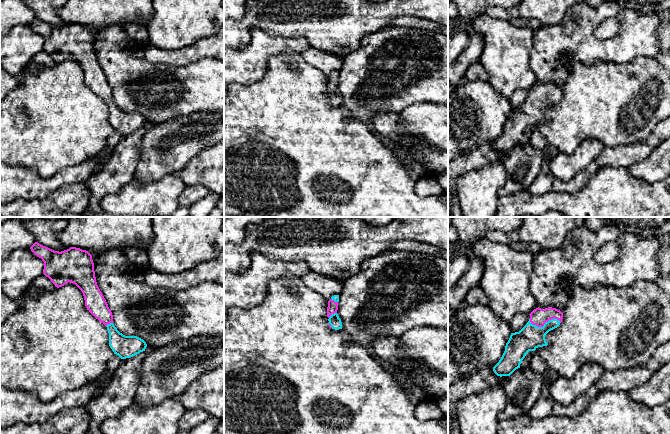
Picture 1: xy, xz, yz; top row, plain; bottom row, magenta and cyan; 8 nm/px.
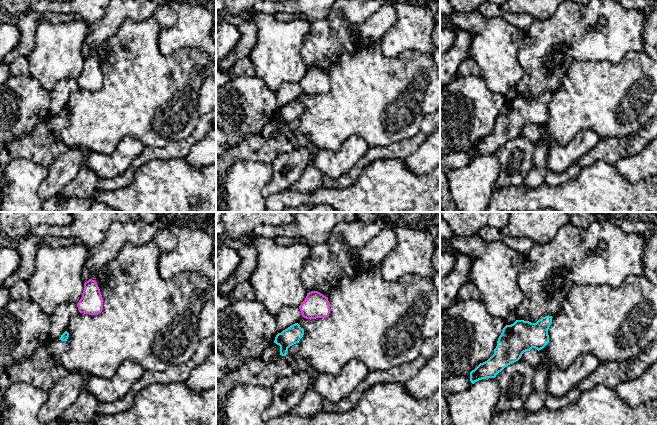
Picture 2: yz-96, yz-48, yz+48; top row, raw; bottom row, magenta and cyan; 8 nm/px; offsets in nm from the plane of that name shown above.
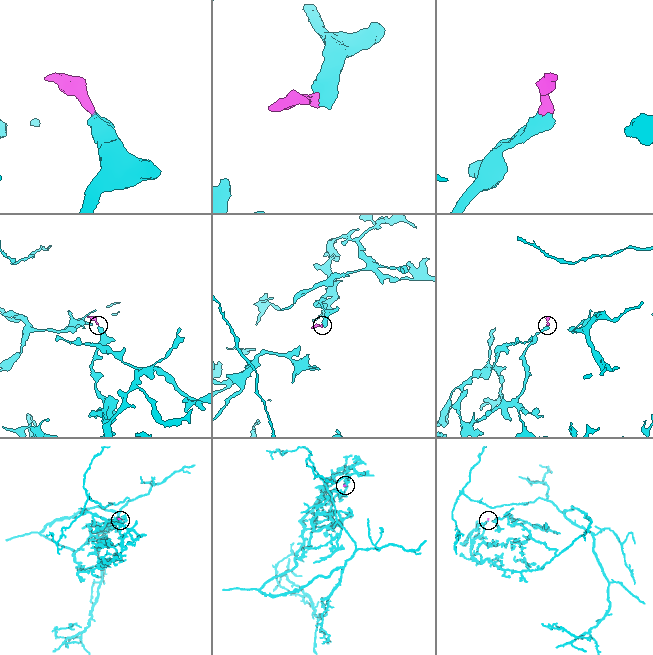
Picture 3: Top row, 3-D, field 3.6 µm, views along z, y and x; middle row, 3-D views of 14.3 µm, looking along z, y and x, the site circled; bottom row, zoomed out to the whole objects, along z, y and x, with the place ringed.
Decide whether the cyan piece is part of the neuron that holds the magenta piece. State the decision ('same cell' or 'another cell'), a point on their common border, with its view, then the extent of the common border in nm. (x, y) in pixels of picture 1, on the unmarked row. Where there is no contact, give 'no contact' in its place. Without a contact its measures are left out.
same cell; meets magenta in yz at (544, 99); contact 260 nm long

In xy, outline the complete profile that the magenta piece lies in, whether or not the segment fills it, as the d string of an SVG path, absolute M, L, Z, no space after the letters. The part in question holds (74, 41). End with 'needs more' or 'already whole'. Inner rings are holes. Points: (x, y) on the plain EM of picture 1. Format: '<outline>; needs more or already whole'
M38 18L30 25L44 38L43 50L55 63L71 58L82 67L87 86L107 103L109 122L114 130L126 135L145 127L147 120L143 115L125 112L114 102L112 88L97 61L92 31L88 27L70 23L59 28Z; needs more

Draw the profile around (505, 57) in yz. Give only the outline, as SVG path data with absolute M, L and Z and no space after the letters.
M486 13L471 20L471 27L484 36L480 62L496 91L510 99L516 90L530 90L536 76L529 58L538 29L519 28Z

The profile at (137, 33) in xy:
M125 24L122 26L122 29L132 42L139 43L141 45L149 43L146 26L139 24Z

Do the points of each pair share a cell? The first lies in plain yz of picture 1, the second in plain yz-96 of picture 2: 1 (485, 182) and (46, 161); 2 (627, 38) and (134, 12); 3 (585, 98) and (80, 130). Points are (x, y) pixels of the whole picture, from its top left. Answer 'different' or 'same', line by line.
1: different
2: same
3: same

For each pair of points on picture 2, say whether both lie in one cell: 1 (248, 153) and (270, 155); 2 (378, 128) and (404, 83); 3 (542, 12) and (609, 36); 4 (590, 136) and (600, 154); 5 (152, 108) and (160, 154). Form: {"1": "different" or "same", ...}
{"1": "same", "2": "same", "3": "different", "4": "different", "5": "different"}

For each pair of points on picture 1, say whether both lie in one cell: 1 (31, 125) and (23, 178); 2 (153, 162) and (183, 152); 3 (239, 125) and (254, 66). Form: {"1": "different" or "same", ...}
{"1": "different", "2": "same", "3": "different"}

